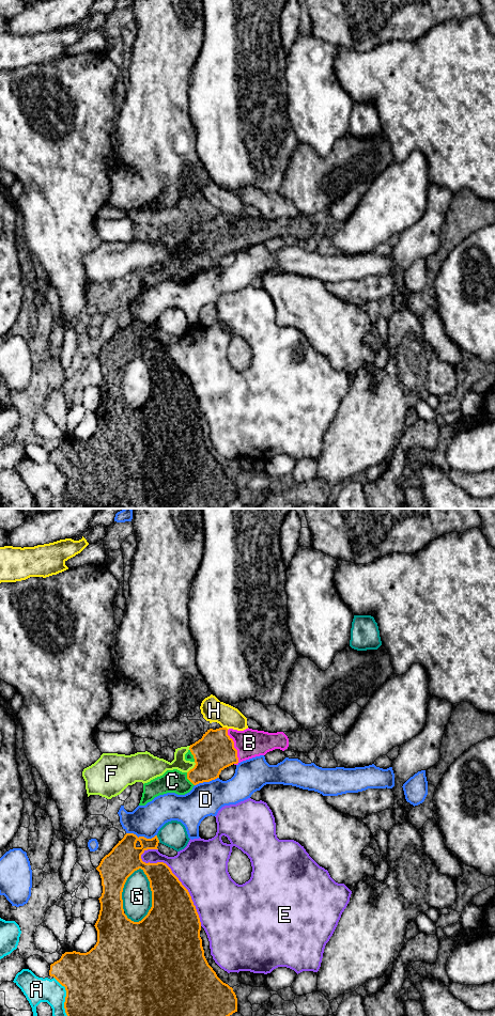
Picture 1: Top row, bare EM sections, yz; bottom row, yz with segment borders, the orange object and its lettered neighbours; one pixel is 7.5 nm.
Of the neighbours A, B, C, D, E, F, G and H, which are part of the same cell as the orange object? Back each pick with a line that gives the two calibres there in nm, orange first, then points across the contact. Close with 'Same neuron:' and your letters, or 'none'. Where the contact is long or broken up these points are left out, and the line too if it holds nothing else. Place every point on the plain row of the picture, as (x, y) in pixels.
B: 300 nm thick on the orange side, 220 nm on the other; runs through yz (215, 238), (223, 234), (233, 234), (249, 230)
C: 260 nm thick on the orange side, 180 nm on the other
Same neuron: B, C

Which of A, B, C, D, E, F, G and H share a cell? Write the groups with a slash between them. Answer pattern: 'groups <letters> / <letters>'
groups A / B C / D / E / F / G / H

